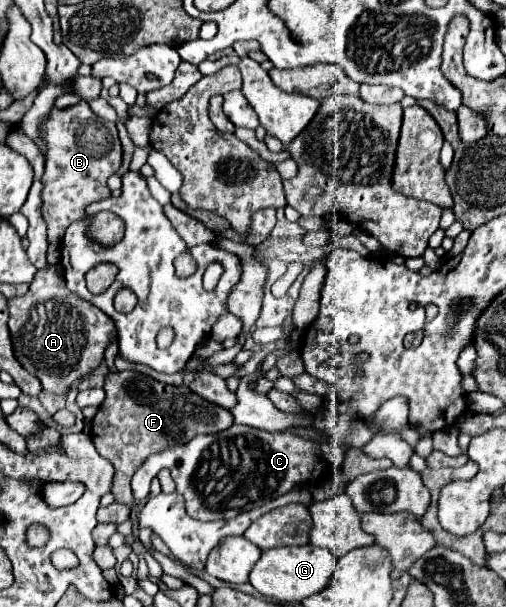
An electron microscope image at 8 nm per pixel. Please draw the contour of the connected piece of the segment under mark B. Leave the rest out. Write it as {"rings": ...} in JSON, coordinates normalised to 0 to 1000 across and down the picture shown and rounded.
{"rings":[[[156,168],[128,181],[105,178],[101,191],[89,198],[85,221],[93,231],[85,359],[93,366],[97,399],[117,402],[132,372],[166,359],[168,339],[219,323],[211,293],[235,280],[243,250],[227,201],[188,191],[172,168]]]}

